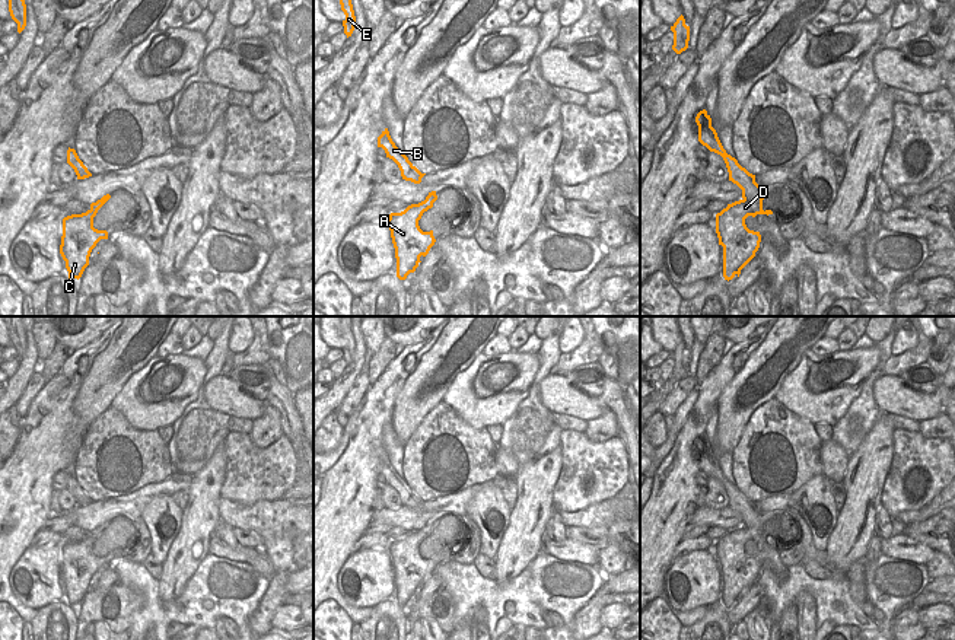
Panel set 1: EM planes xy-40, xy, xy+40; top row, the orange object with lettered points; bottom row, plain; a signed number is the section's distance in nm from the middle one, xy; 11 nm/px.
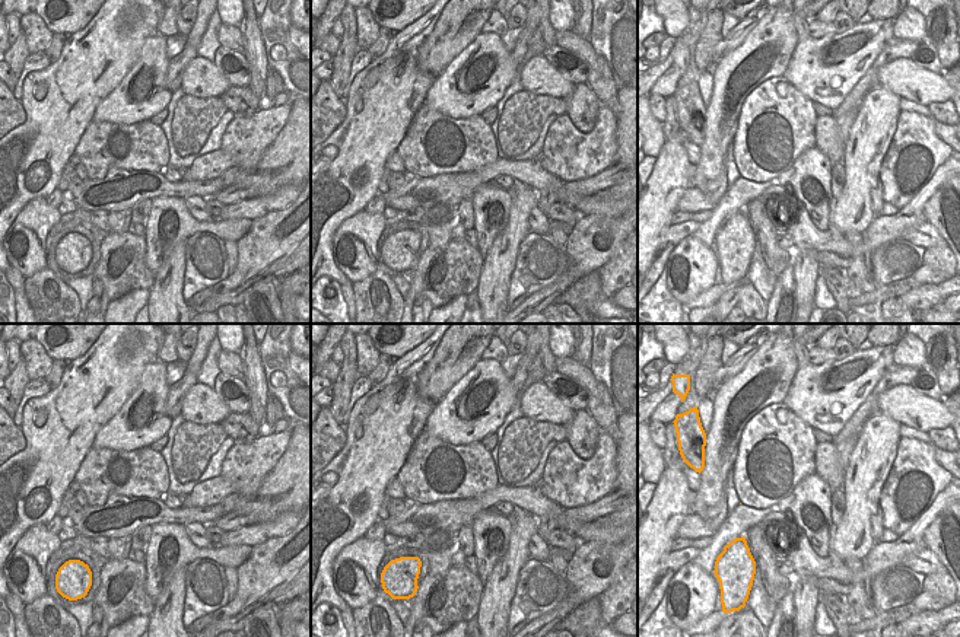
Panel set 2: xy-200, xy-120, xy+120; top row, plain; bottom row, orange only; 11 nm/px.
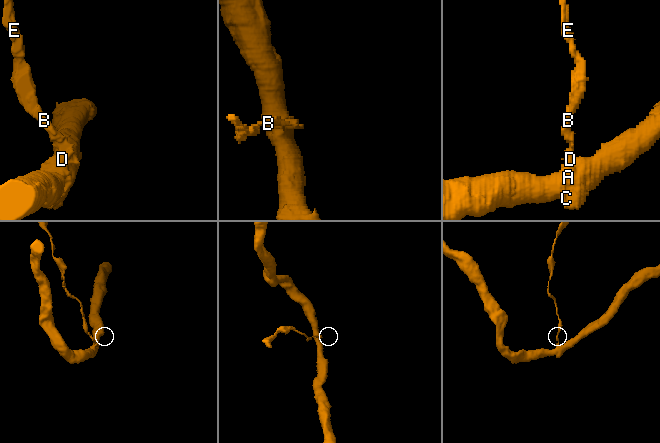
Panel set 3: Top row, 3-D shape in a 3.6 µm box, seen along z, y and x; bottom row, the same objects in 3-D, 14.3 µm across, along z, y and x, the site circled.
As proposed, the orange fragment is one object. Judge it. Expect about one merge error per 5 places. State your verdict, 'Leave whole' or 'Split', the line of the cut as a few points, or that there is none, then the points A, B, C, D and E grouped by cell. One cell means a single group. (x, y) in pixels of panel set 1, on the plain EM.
Split. Split along xy+40 (763, 524), (744, 527). Groups: A C D / B E

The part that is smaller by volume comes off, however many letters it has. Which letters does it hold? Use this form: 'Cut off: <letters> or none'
Cut off: B, E

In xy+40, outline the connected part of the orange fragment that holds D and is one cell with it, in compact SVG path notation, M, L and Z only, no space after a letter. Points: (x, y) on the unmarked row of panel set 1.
M739 526L728 531L716 541L716 560L719 571L723 573L723 604L732 606L739 604L741 596L755 583L760 574L760 558L749 557L745 551L748 542L767 541L763 536L763 526Z

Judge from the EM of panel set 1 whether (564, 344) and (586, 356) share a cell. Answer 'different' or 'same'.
different

